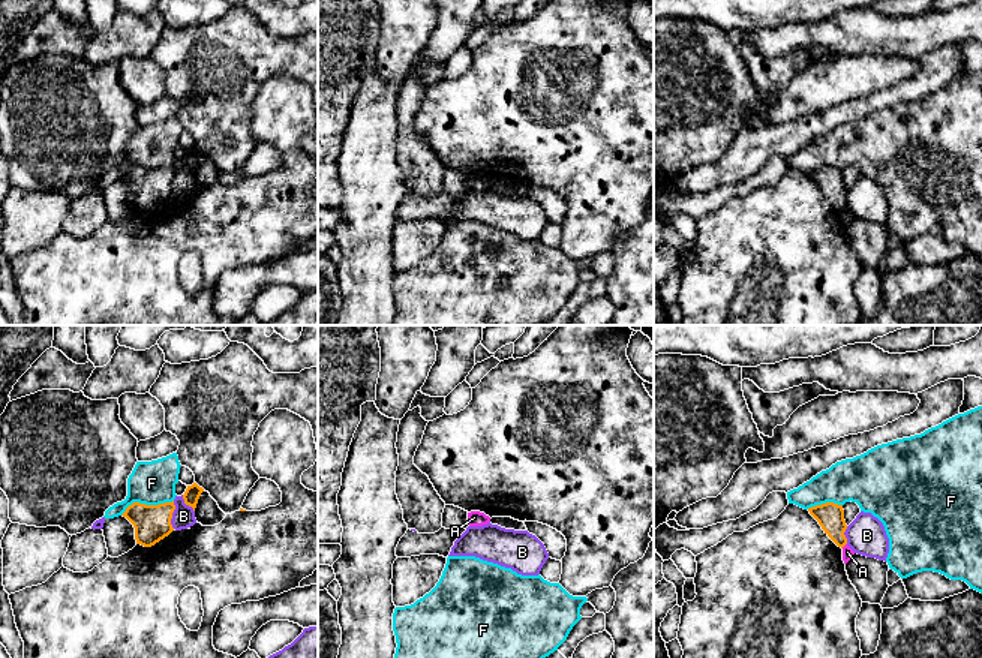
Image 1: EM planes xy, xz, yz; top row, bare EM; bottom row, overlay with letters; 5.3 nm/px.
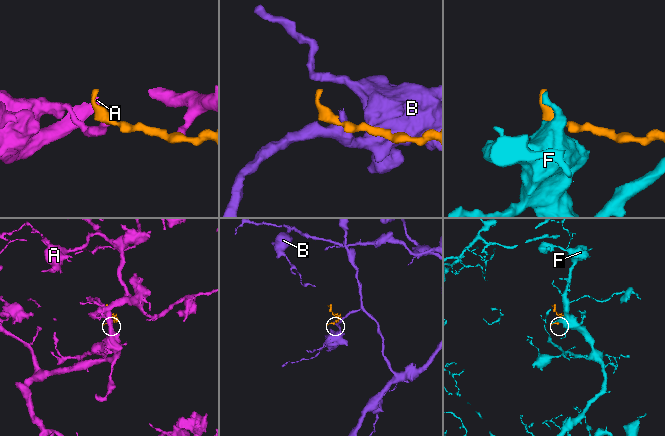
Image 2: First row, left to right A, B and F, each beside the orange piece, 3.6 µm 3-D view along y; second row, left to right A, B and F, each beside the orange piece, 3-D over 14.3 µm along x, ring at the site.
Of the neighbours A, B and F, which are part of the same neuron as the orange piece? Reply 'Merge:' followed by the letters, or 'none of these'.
Merge: none of these

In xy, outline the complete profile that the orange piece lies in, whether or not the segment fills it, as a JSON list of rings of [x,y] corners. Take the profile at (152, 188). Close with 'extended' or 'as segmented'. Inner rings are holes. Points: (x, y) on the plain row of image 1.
[[[174,165],[159,169],[133,166],[121,180],[133,189],[136,208],[151,211],[174,195],[171,189],[174,174]]]; as segmented

